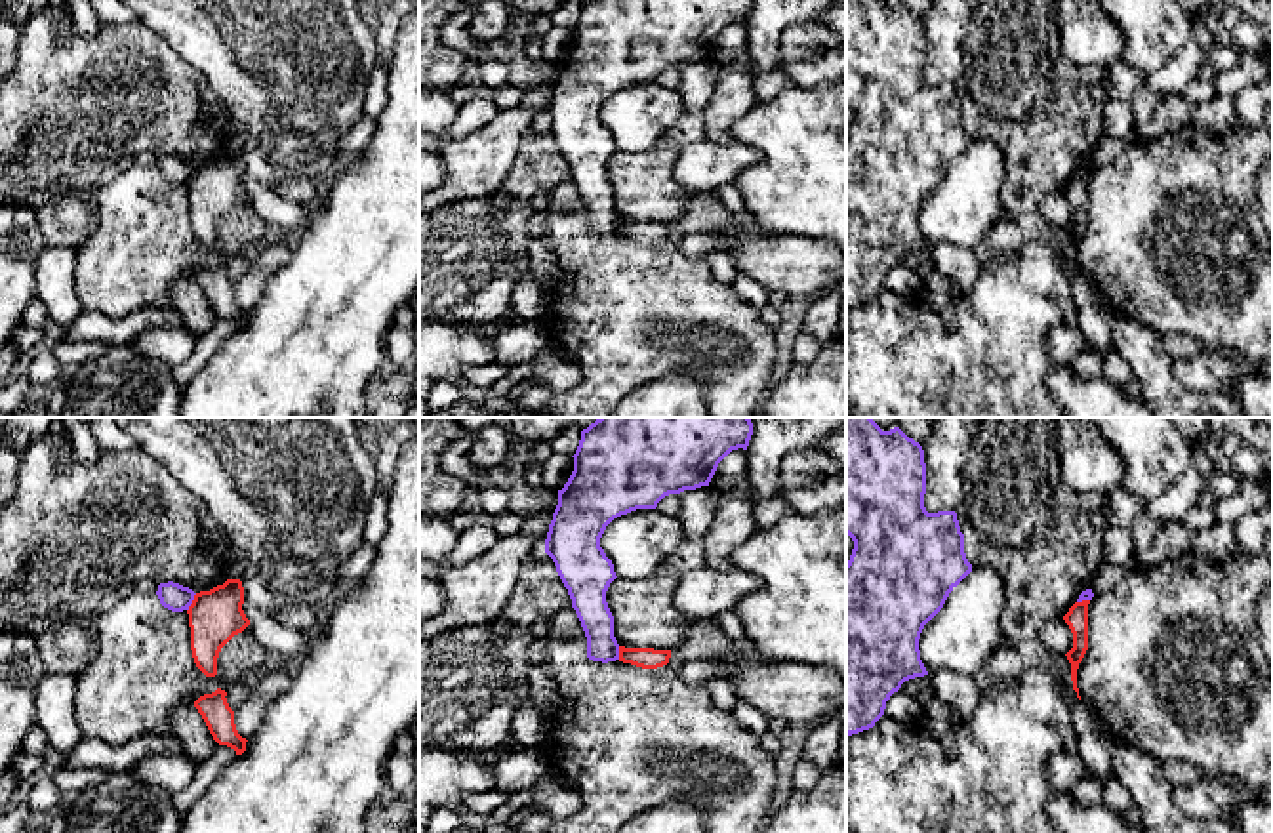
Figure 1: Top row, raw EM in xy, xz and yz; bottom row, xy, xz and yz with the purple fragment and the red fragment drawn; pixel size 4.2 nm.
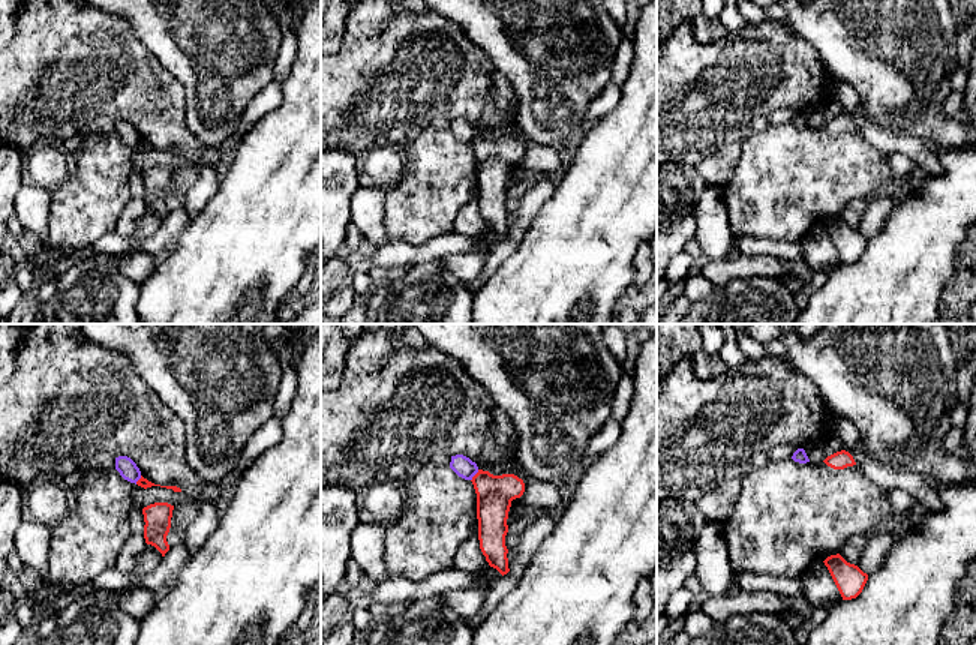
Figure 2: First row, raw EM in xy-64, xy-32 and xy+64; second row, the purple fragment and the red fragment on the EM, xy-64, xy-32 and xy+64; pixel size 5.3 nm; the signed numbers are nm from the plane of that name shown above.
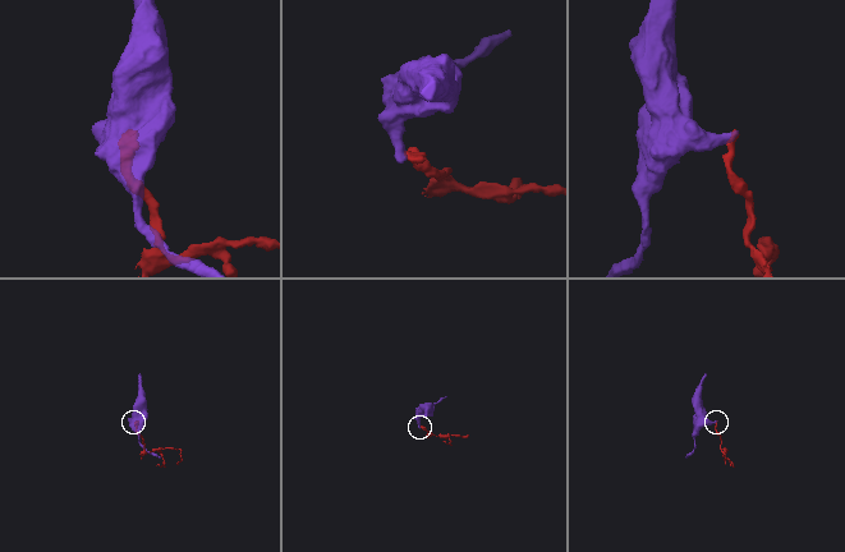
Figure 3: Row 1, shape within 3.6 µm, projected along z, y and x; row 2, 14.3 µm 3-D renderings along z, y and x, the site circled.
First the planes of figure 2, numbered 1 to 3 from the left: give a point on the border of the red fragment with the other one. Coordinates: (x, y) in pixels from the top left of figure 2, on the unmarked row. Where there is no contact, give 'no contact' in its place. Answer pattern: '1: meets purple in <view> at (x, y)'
1: meets purple in xy-64 at (138, 143)
2: meets purple in xy-32 at (474, 138)
3: no contact

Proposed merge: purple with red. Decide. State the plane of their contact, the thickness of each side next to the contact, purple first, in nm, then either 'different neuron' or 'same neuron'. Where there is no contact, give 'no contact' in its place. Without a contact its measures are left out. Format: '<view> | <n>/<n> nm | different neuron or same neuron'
xy | 120/220 nm | different neuron

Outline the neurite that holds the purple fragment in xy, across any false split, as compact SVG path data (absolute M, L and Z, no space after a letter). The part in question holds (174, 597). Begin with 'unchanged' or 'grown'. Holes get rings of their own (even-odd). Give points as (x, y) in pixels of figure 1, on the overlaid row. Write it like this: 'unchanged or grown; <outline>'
unchanged; M168 581L160 583L156 591L160 604L172 612L189 610L194 600L194 591L179 583Z

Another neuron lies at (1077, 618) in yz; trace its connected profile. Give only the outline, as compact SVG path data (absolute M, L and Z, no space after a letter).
M1090 600L1075 602L1063 616L1065 623L1073 633L1073 648L1065 656L1071 663L1073 690L1077 692L1079 700L1081 696L1077 688L1077 669L1088 650L1088 604Z

